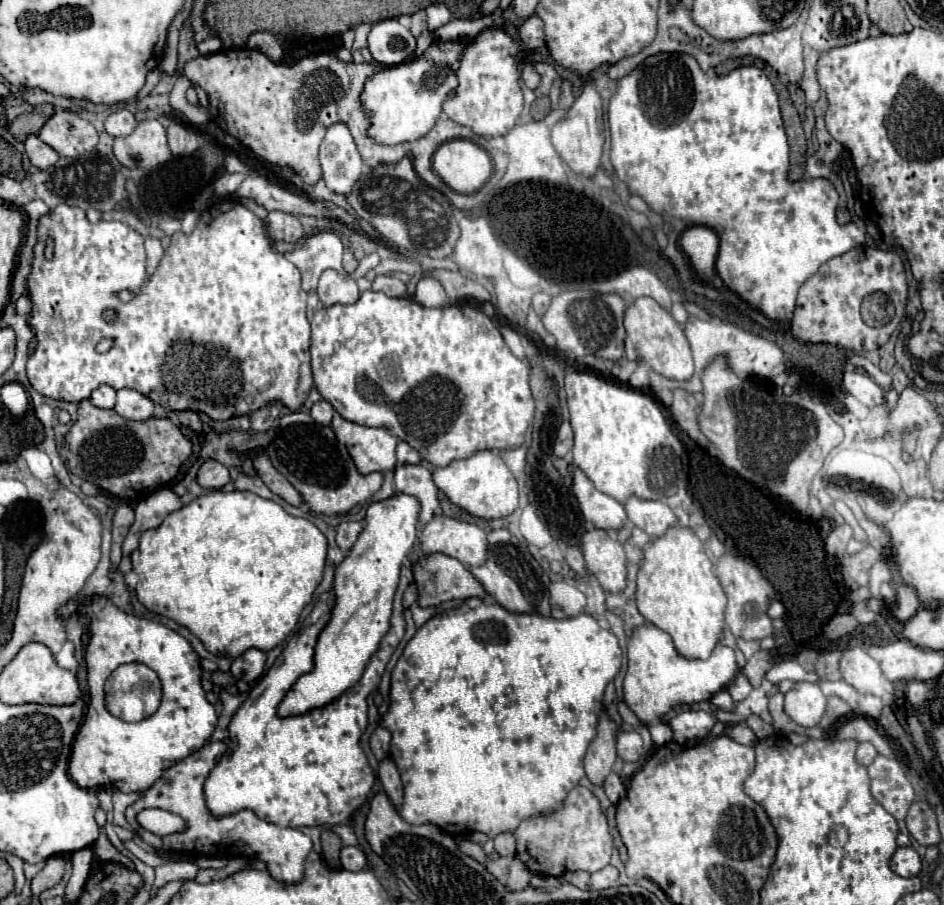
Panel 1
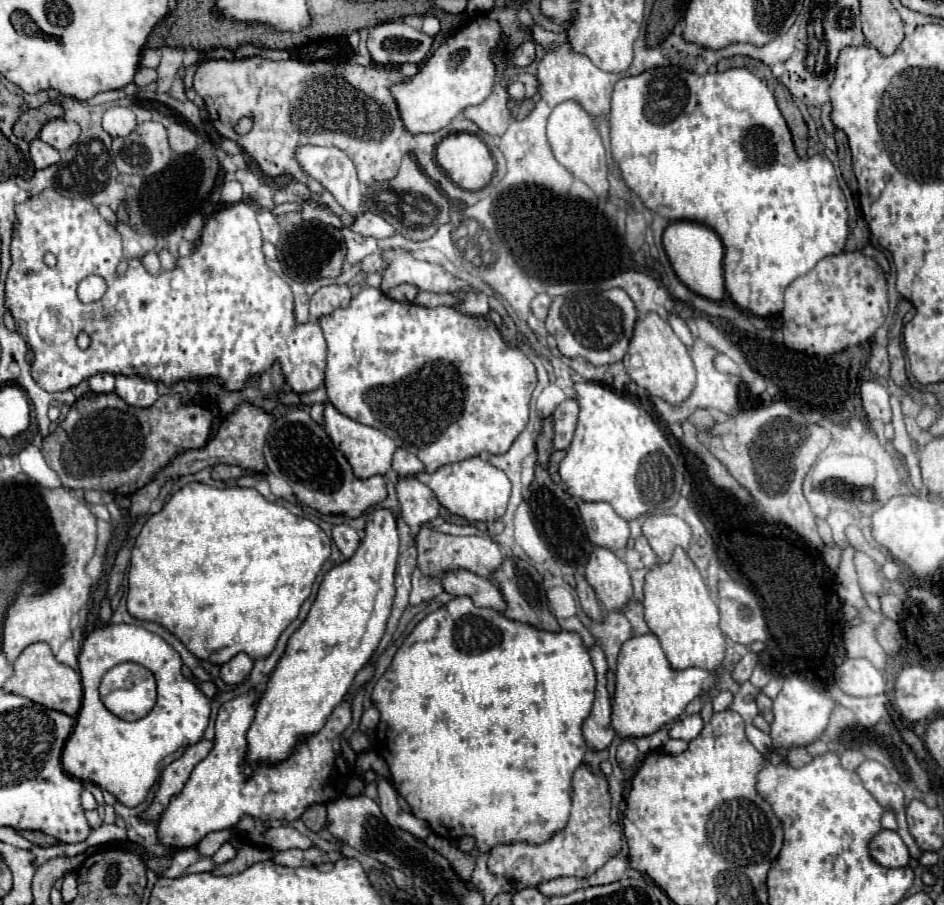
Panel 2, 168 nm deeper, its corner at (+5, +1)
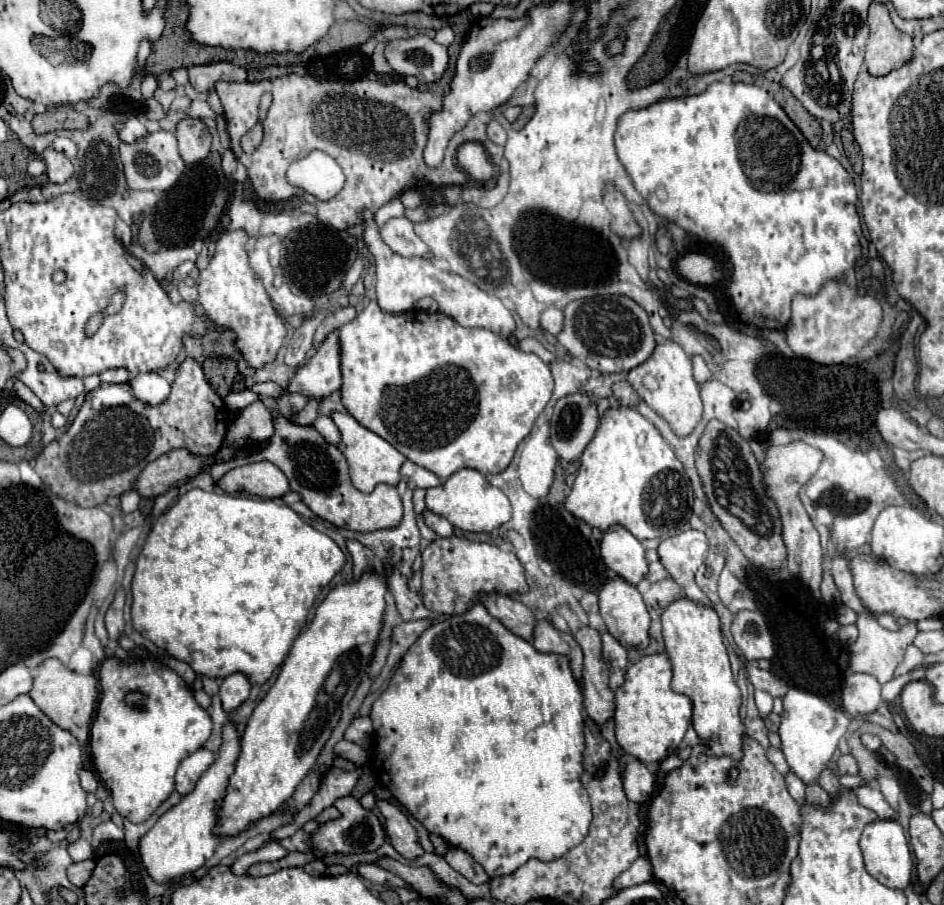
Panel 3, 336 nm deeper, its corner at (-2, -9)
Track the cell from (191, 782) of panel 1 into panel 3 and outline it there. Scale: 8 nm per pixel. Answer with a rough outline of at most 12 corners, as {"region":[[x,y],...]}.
{"region":[[206,748],[190,754],[176,772],[176,792],[188,794],[212,766]]}

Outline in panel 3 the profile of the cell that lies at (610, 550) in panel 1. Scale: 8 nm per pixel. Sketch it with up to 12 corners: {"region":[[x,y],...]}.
{"region":[[612,576],[598,592],[606,630],[624,646],[648,646],[649,582]]}

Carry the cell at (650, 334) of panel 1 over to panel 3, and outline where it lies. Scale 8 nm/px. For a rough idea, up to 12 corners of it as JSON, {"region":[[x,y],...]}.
{"region":[[674,340],[630,370],[640,398],[688,436],[702,418],[688,354]]}

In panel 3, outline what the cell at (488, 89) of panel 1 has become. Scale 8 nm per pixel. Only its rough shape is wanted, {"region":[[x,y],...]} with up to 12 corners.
{"region":[[502,122],[486,124],[488,138],[500,146],[506,144],[506,130]]}

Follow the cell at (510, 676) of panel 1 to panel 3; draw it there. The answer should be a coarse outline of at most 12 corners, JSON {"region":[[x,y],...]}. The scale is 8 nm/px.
{"region":[[478,602],[374,702],[382,780],[490,878],[592,812],[584,694]]}

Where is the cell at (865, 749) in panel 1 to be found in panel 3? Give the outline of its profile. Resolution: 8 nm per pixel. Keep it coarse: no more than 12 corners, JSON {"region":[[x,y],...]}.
{"region":[[854,756],[838,758],[838,774],[858,774]]}

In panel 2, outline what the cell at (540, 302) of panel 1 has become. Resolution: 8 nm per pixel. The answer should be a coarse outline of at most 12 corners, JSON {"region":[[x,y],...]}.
{"region":[[539,294],[531,302],[531,312],[545,320],[551,298]]}

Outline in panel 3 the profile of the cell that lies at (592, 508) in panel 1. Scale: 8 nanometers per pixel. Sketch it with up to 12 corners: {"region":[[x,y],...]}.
{"region":[[620,524],[602,532],[604,564],[630,584],[648,562],[640,540]]}

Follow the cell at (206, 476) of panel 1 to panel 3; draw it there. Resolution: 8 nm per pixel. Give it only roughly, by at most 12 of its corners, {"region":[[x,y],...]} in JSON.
{"region":[[270,462],[236,466],[218,480],[230,494],[278,498],[288,478]]}

